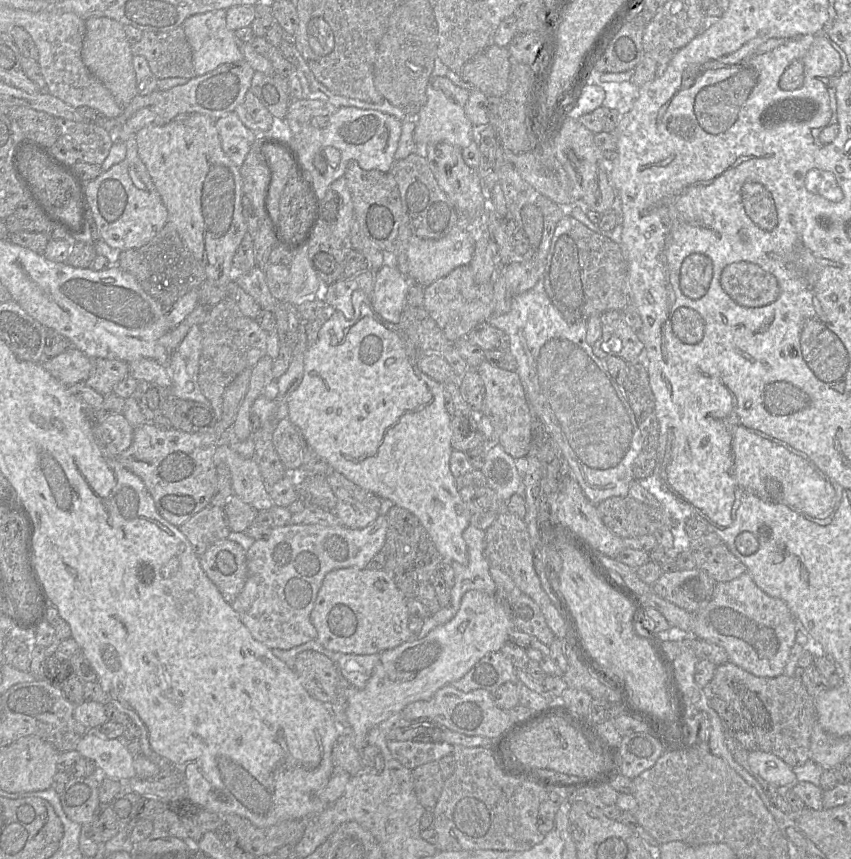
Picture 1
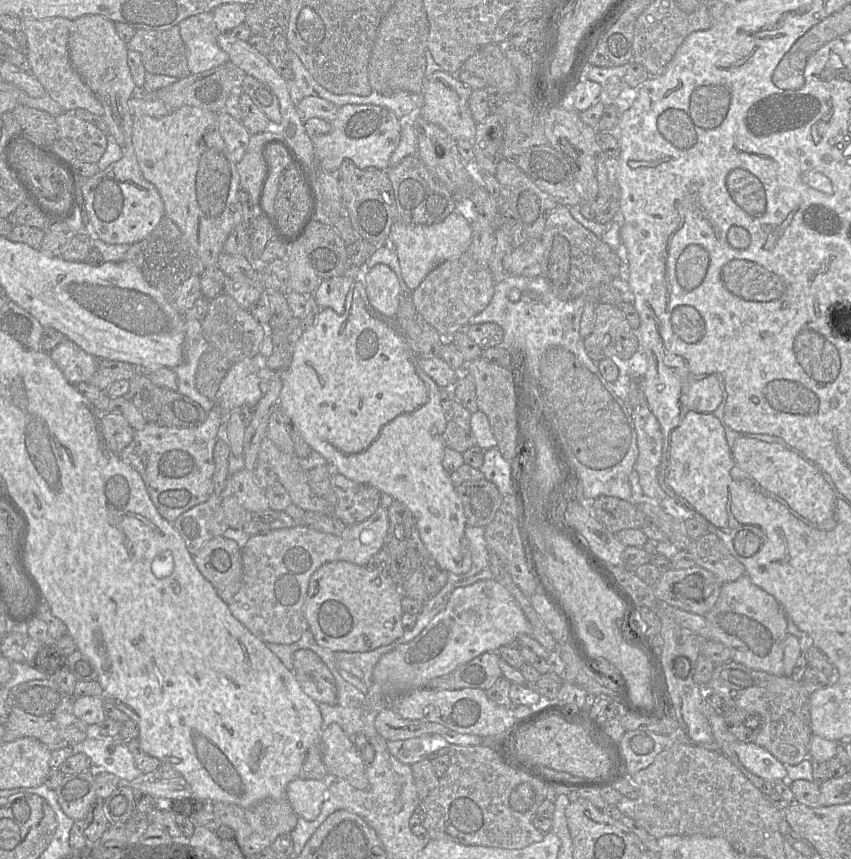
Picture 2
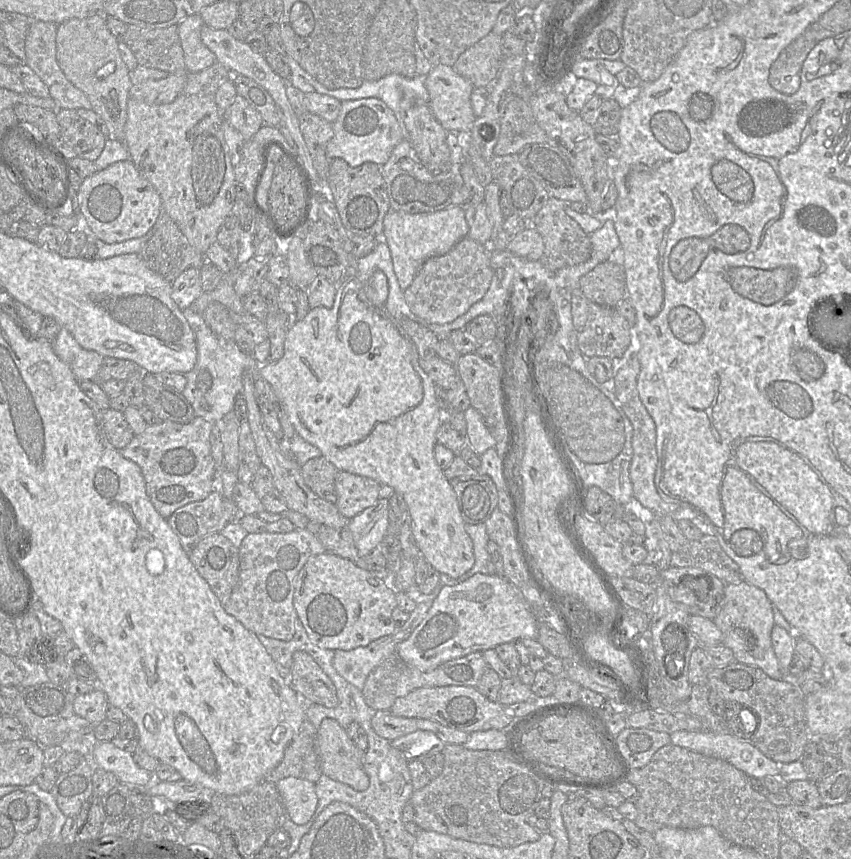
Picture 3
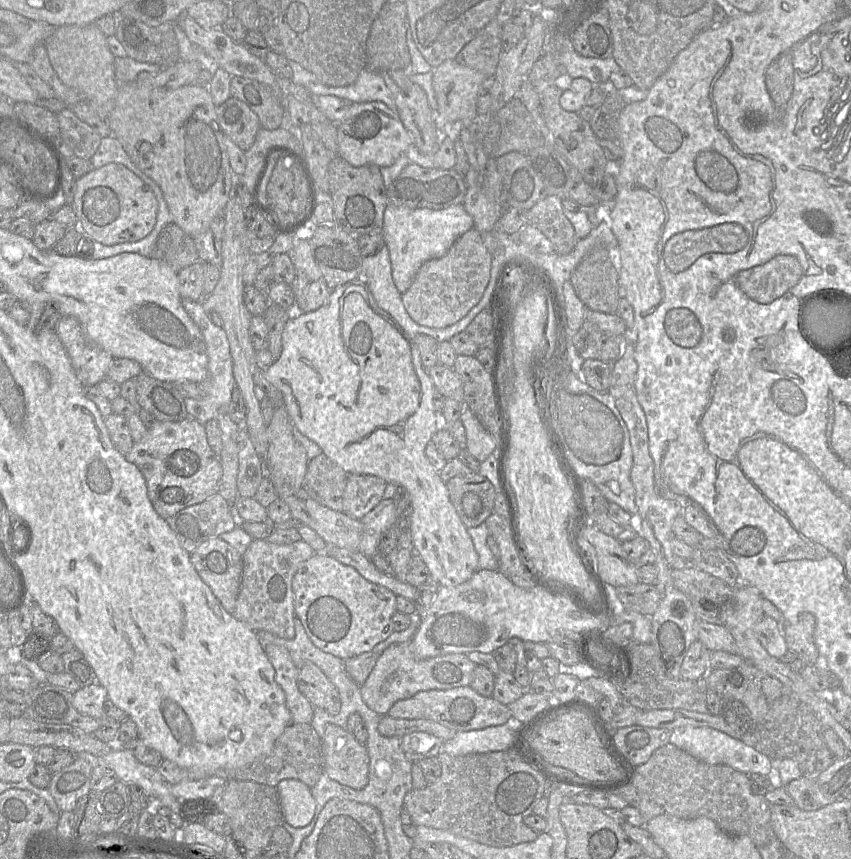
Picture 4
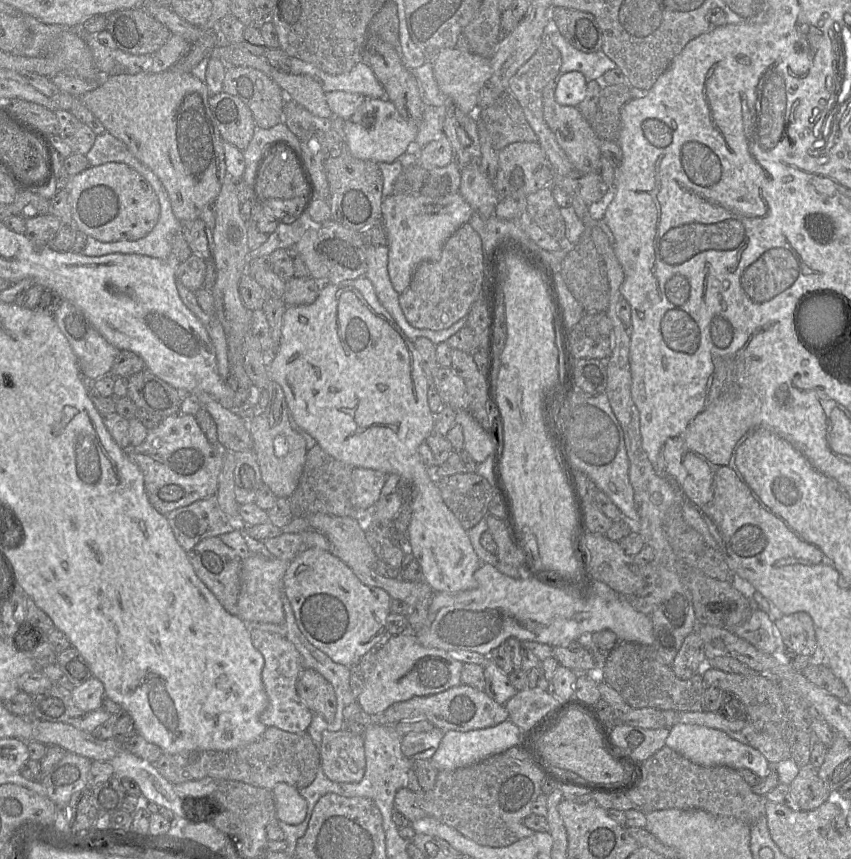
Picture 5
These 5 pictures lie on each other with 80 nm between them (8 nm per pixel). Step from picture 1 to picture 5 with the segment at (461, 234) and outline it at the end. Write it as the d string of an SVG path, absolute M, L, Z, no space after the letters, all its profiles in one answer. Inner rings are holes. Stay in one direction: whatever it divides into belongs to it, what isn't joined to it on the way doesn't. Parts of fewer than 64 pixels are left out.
M460 192L443 197L391 194L384 198L381 210L387 236L388 275L398 294L408 288L414 271L422 262L440 259L445 242L469 222L474 212Z

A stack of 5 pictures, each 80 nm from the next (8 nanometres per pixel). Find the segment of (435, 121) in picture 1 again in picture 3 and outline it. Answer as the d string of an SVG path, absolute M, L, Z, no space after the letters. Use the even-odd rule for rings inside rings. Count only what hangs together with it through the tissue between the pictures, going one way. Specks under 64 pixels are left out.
M437 65L426 76L429 107L448 133L468 135L476 119L471 104L474 85L451 66Z

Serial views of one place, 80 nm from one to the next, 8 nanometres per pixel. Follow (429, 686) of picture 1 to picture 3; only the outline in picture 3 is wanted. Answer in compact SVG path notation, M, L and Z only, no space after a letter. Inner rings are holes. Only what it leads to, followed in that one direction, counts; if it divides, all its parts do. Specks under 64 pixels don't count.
M476 573L457 584L442 586L422 622L409 638L397 645L395 655L412 667L431 671L447 661L523 639L538 639L538 621L519 588L504 576Z

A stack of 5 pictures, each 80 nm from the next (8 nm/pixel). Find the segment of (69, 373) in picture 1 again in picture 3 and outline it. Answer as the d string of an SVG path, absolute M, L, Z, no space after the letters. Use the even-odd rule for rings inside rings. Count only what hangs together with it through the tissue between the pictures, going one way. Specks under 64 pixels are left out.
M61 327L52 342L55 354L71 369L78 382L95 381L104 360L103 356L82 348L64 327Z

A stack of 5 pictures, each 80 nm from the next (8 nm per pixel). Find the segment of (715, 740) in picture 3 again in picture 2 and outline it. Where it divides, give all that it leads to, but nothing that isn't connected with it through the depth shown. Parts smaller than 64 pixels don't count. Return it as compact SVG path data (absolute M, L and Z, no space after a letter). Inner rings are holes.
M741 741L731 743L730 748L740 763L753 774L769 781L788 779L785 765L765 748Z

